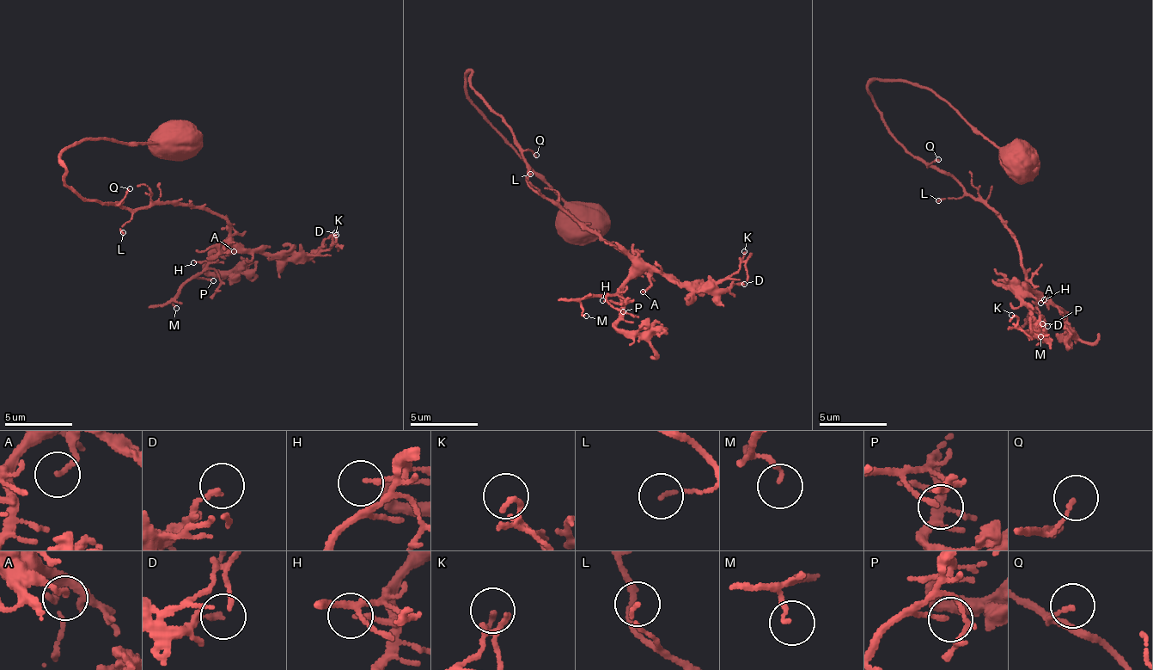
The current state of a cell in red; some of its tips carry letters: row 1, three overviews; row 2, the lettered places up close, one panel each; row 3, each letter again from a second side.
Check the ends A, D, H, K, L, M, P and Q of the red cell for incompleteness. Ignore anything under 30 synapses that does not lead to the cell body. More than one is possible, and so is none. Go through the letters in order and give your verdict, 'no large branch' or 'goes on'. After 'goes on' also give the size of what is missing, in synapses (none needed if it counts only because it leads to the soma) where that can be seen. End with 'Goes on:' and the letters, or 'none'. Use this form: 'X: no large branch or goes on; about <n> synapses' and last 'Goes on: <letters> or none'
A: no large branch
D: no large branch
H: no large branch
K: no large branch
L: goes on; about 50 synapses
M: no large branch
P: no large branch
Q: no large branch
Goes on: L

